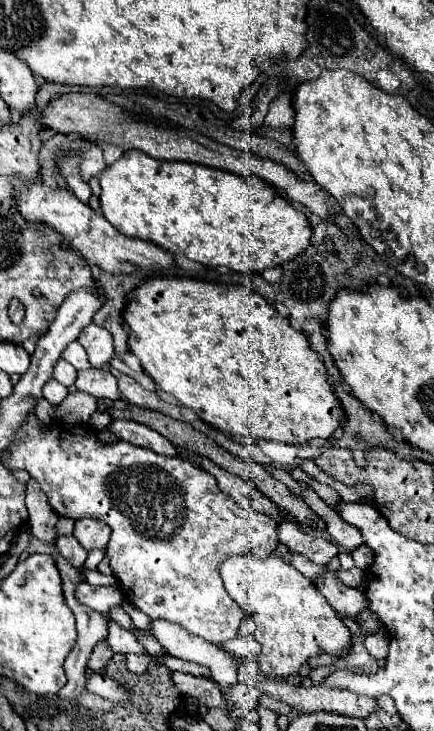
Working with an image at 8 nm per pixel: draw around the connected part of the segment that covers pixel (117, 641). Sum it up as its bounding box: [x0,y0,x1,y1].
[106,620,148,654]

